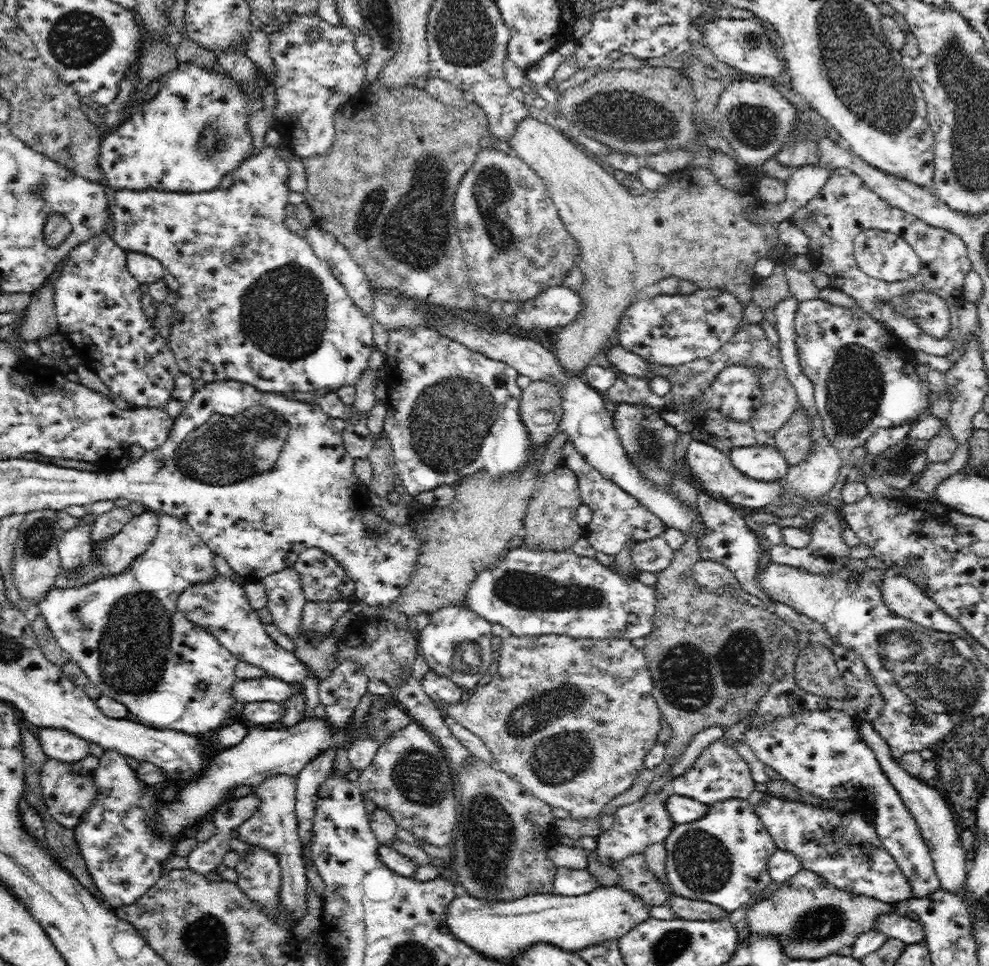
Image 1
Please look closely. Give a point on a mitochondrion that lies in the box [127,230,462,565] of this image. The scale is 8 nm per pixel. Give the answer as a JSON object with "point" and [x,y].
{"point":[228,447]}

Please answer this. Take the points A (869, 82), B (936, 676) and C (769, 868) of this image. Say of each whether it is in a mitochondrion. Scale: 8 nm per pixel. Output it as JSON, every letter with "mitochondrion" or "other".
{"A":"mitochondrion","B":"mitochondrion","C":"other"}

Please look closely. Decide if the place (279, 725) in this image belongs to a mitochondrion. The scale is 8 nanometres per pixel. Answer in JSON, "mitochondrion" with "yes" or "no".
{"mitochondrion":"no"}

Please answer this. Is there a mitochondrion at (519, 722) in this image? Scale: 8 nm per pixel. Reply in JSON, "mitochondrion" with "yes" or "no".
{"mitochondrion":"yes"}

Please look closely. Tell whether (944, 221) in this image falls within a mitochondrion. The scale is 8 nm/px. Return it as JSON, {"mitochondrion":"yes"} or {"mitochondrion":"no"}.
{"mitochondrion":"no"}

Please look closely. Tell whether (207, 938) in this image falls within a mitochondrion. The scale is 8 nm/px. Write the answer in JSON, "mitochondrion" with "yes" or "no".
{"mitochondrion":"yes"}

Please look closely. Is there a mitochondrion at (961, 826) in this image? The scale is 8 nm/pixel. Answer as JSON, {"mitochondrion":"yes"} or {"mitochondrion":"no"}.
{"mitochondrion":"no"}

